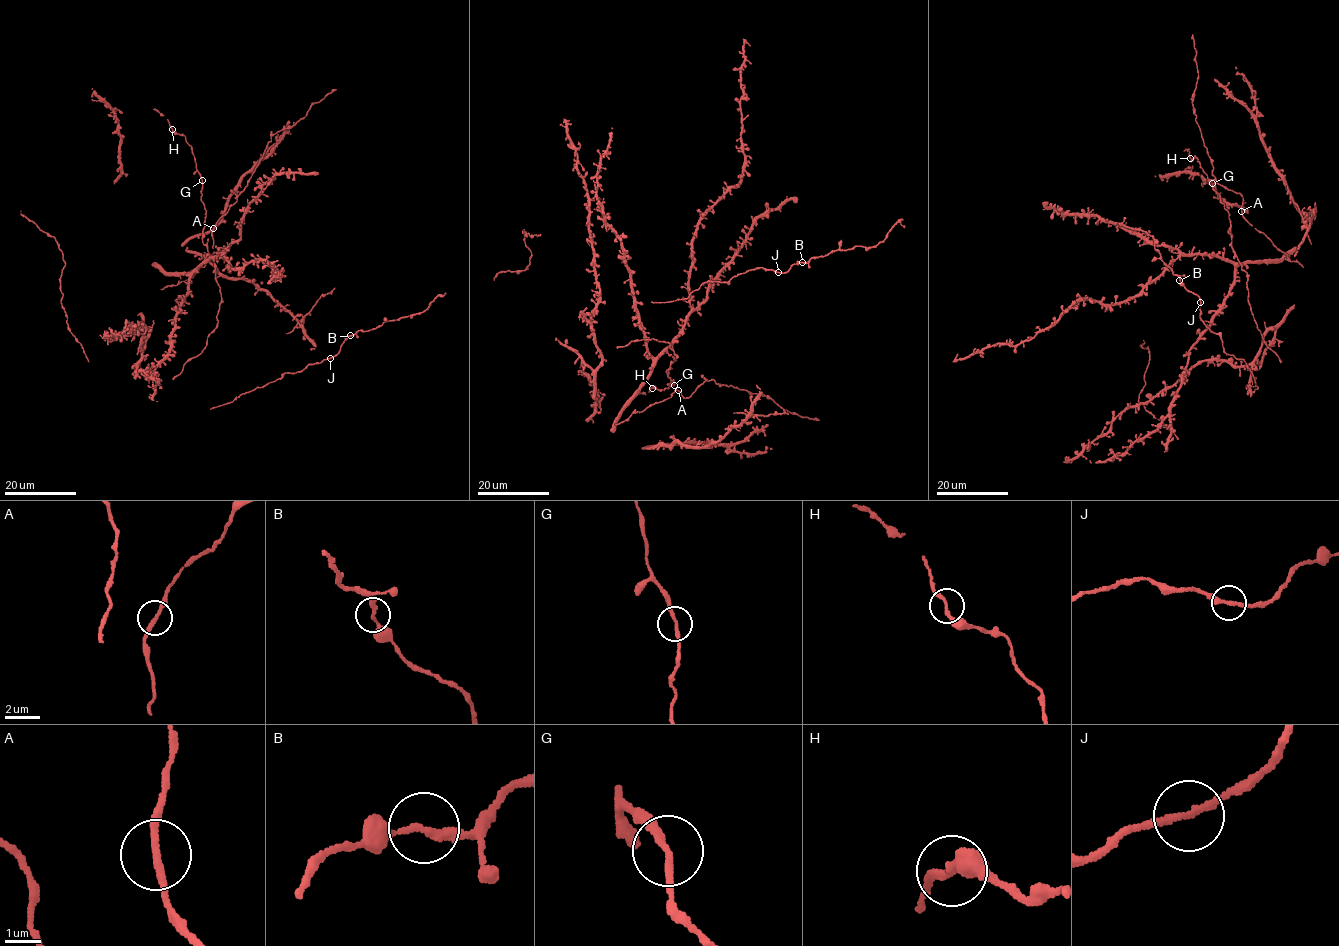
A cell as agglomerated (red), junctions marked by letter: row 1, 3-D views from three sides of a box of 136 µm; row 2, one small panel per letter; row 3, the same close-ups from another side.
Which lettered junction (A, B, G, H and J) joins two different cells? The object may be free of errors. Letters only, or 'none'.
none

